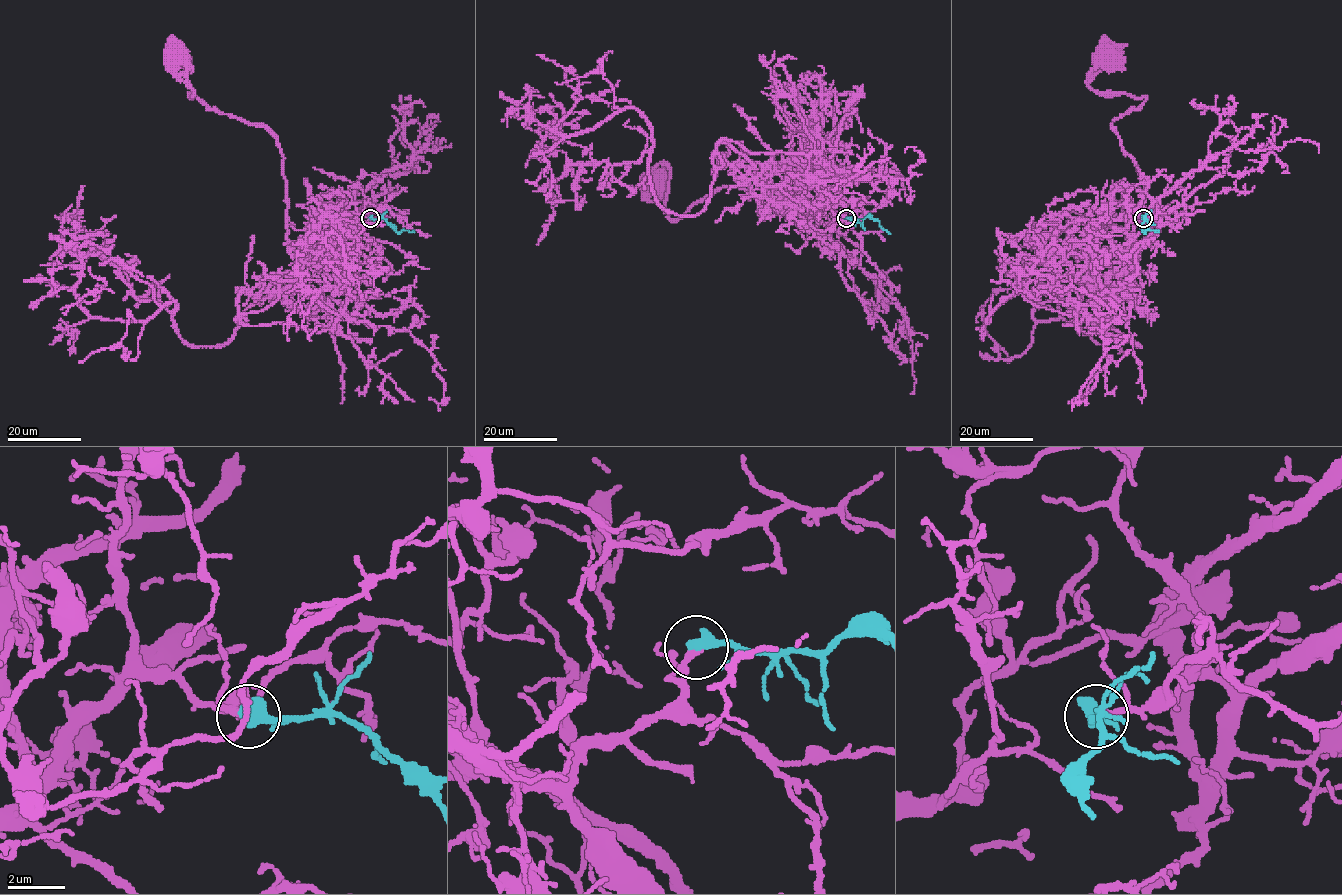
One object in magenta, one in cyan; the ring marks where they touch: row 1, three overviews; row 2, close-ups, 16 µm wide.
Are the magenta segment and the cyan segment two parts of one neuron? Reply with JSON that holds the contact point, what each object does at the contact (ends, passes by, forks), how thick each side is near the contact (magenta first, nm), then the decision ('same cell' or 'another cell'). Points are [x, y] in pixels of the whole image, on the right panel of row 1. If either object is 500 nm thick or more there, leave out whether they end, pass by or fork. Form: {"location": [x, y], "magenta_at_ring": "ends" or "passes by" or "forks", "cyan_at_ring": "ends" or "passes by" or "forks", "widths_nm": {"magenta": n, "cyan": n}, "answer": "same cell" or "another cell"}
{"location": [1143, 218], "widths_nm": {"magenta": 280, "cyan": 550}, "answer": "same cell"}

